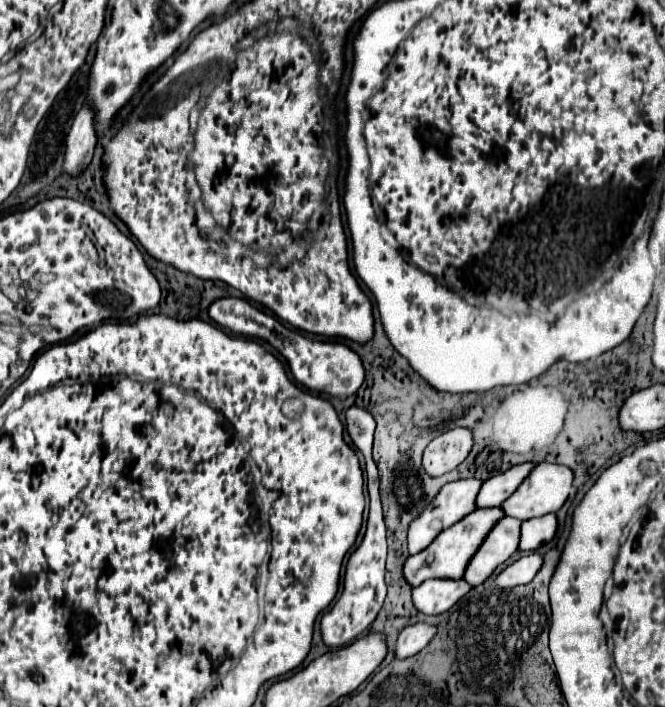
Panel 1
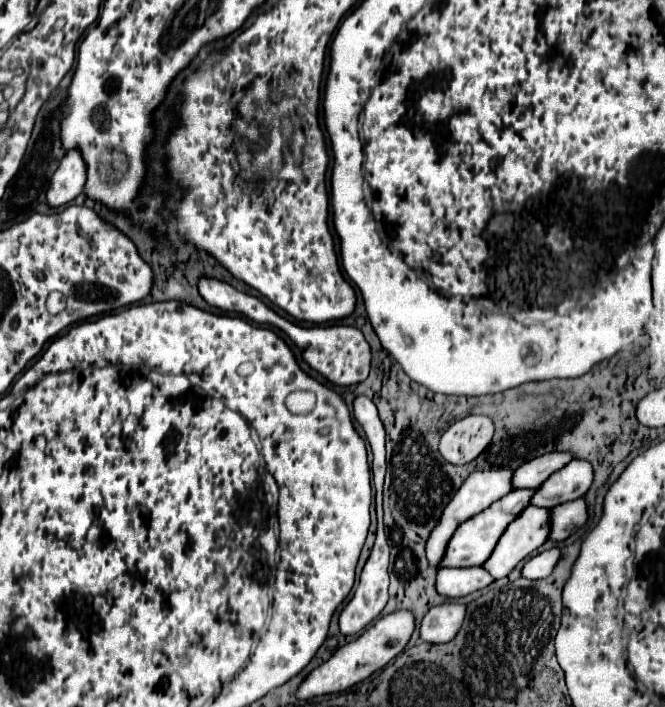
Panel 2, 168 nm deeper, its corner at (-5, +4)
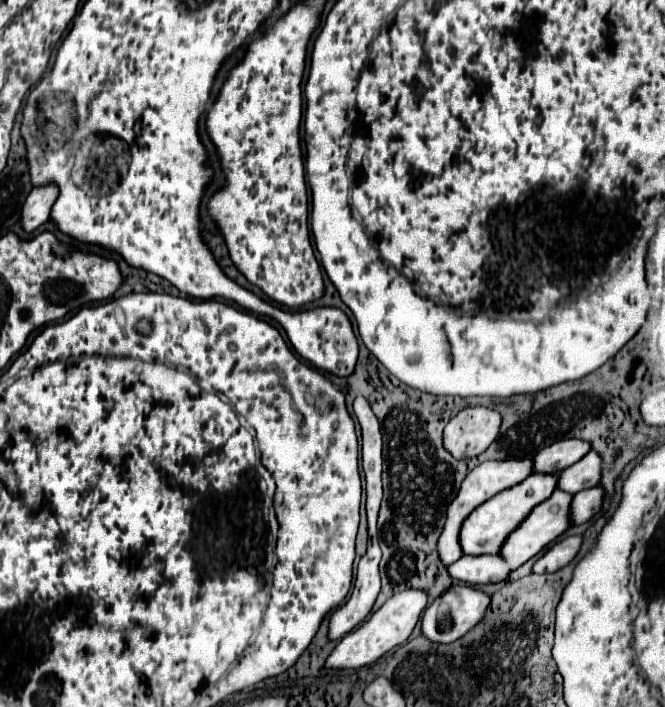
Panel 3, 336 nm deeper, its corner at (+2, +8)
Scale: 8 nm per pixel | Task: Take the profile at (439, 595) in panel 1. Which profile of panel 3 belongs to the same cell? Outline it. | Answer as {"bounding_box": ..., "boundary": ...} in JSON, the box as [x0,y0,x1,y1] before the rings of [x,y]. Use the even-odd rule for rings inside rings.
{"bounding_box":[447,556,509,584],"boundary":[[[463,556],[451,566],[447,566],[449,576],[465,582],[465,584],[491,584],[507,580],[509,568],[503,564],[503,560],[495,556]]]}

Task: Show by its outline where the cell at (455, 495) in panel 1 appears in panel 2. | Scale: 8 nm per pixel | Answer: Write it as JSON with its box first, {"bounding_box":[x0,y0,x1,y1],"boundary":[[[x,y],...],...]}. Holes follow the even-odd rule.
{"bounding_box":[426,468,512,566],"boundary":[[[496,468],[496,470],[476,470],[474,474],[470,474],[466,480],[464,480],[464,486],[456,492],[456,496],[452,498],[452,502],[446,506],[446,510],[444,510],[444,514],[442,514],[442,518],[440,518],[440,526],[436,526],[436,530],[432,530],[432,538],[428,538],[428,550],[426,550],[426,554],[428,554],[428,562],[432,562],[432,566],[438,566],[440,562],[442,562],[442,558],[444,558],[444,550],[446,550],[446,546],[448,546],[448,542],[450,542],[450,538],[454,536],[454,532],[456,532],[456,528],[462,524],[462,522],[466,522],[468,518],[472,518],[472,516],[476,516],[478,512],[482,512],[482,510],[486,510],[492,502],[496,502],[496,500],[500,500],[502,496],[506,496],[508,492],[512,492],[512,470],[508,470],[508,468]]]}

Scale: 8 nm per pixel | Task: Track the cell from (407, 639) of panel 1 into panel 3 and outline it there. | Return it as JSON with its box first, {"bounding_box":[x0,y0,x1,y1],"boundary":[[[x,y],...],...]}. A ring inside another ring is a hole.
{"bounding_box":[421,584,489,644],"boundary":[[[457,584],[457,588],[449,588],[445,594],[435,598],[423,612],[421,616],[421,632],[431,640],[431,642],[441,642],[449,644],[461,638],[465,632],[469,632],[481,618],[485,608],[489,606],[489,596],[485,592],[473,590],[465,584]]]}

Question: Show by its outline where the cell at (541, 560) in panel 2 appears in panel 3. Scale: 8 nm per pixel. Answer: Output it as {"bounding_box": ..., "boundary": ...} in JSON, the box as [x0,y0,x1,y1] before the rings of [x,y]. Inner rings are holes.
{"bounding_box":[533,536,581,574],"boundary":[[[569,536],[569,538],[555,542],[541,558],[535,560],[533,572],[547,574],[547,572],[555,572],[555,570],[567,566],[579,552],[579,546],[581,546],[581,536]]]}

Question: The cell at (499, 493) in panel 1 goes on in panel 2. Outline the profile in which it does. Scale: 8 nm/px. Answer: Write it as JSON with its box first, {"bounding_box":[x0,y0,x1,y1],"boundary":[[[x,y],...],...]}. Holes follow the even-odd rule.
{"bounding_box":[514,452,574,488],"boundary":[[[550,452],[538,456],[514,472],[514,488],[540,488],[544,480],[548,480],[556,470],[562,470],[570,460],[574,460],[572,452]]]}

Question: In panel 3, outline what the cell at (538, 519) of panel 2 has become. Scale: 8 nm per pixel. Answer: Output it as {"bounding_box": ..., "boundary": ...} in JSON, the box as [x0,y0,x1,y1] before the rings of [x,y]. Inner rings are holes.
{"bounding_box":[499,490,571,570],"boundary":[[[555,490],[545,502],[541,502],[541,506],[535,506],[529,512],[529,518],[525,518],[525,522],[521,522],[521,526],[513,530],[509,538],[505,538],[505,546],[501,546],[499,554],[501,558],[505,558],[505,562],[509,562],[511,570],[519,568],[529,558],[537,556],[549,542],[553,542],[557,536],[561,536],[569,528],[569,502],[571,502],[571,494],[563,490]]]}

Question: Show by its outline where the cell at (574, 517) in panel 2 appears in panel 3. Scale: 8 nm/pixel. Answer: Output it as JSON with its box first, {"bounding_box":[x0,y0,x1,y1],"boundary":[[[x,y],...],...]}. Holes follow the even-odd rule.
{"bounding_box":[569,486,603,526],"boundary":[[[599,486],[577,492],[573,496],[571,512],[569,512],[571,526],[577,526],[577,524],[587,522],[601,508],[601,498],[603,498],[603,490]]]}

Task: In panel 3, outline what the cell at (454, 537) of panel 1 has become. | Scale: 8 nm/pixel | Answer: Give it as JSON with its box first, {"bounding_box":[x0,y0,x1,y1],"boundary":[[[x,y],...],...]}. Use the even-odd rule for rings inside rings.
{"bounding_box":[459,474,557,556],"boundary":[[[531,474],[529,478],[525,478],[525,482],[519,482],[517,486],[513,486],[509,490],[503,490],[503,492],[495,494],[493,498],[489,498],[487,502],[483,502],[481,506],[477,506],[461,526],[459,542],[461,542],[463,554],[465,556],[497,554],[503,540],[509,536],[509,532],[515,530],[521,524],[521,520],[539,502],[543,502],[551,496],[551,492],[555,490],[555,484],[557,484],[557,474]]]}

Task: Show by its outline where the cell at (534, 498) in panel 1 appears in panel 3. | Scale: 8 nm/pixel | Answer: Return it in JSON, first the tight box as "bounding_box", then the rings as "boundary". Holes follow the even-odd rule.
{"bounding_box":[557,450,601,494],"boundary":[[[591,450],[589,454],[585,454],[585,458],[581,458],[581,462],[575,462],[573,466],[561,470],[557,488],[569,494],[577,494],[581,490],[597,486],[599,476],[601,476],[601,458],[595,450]]]}

